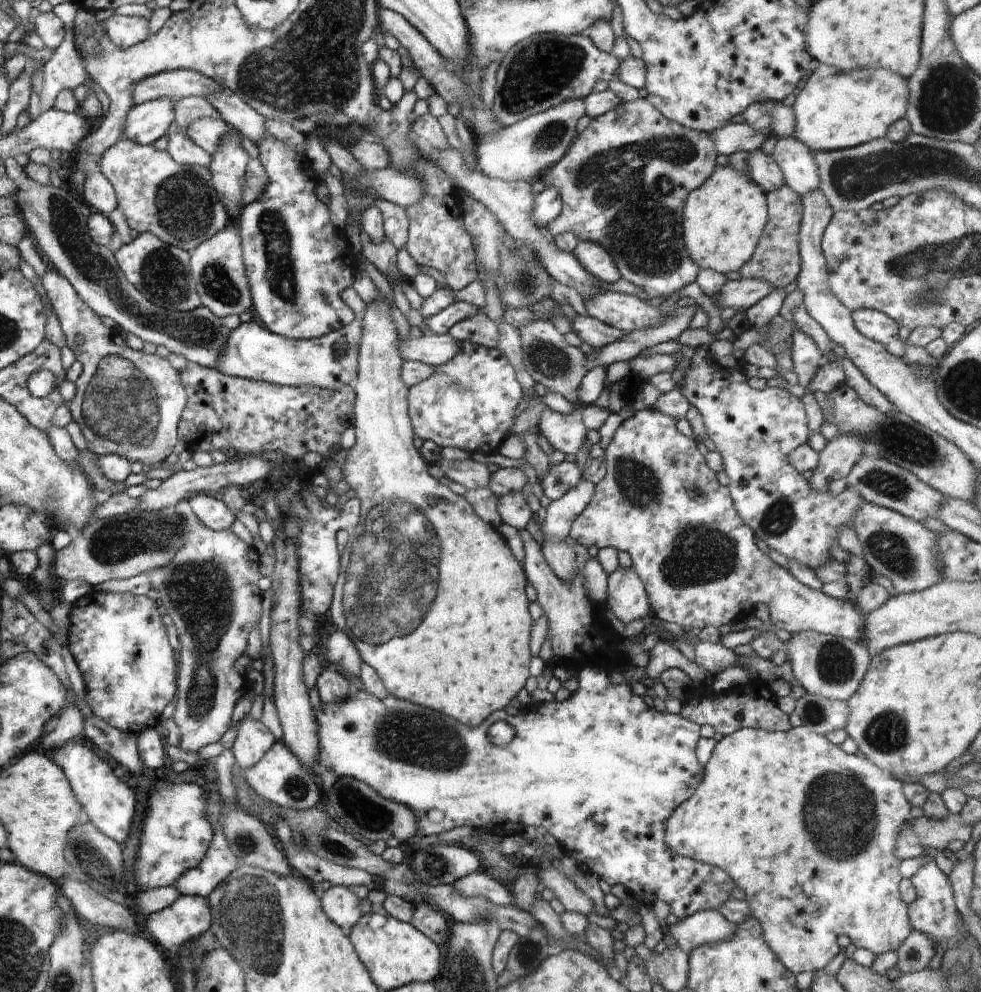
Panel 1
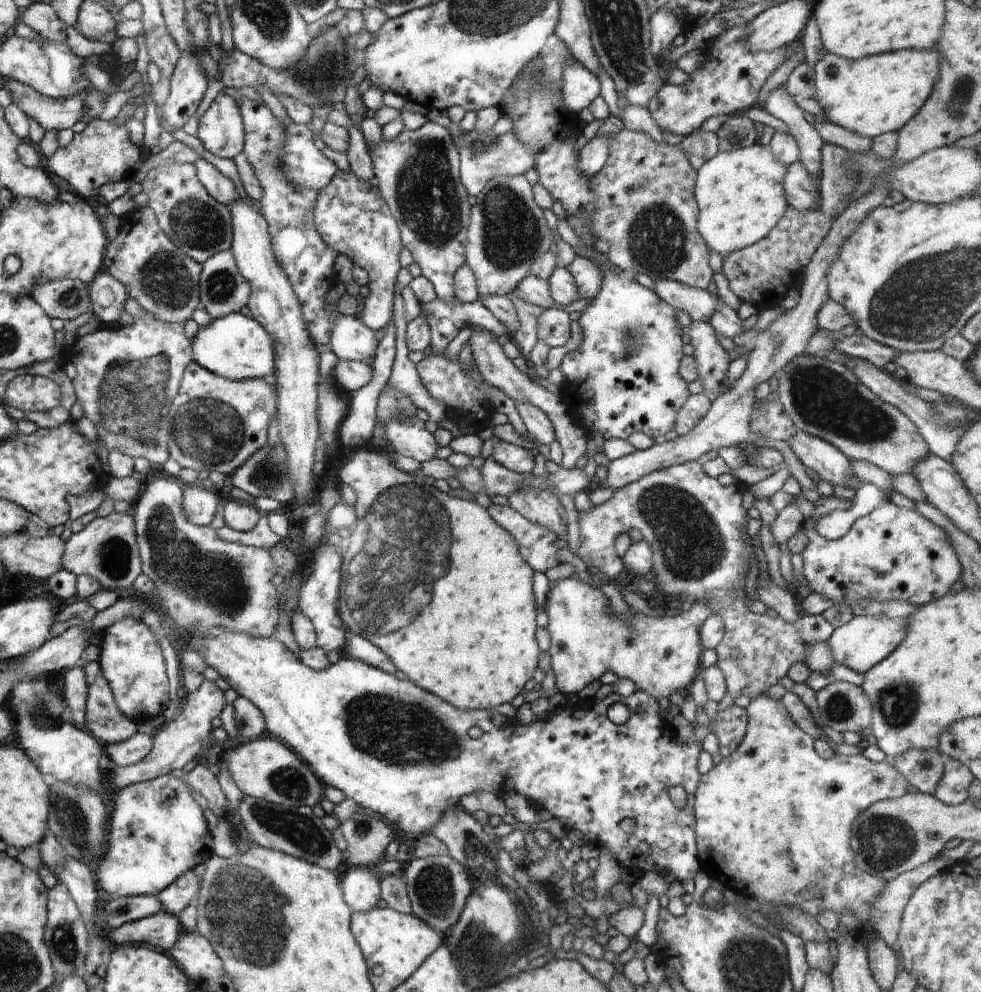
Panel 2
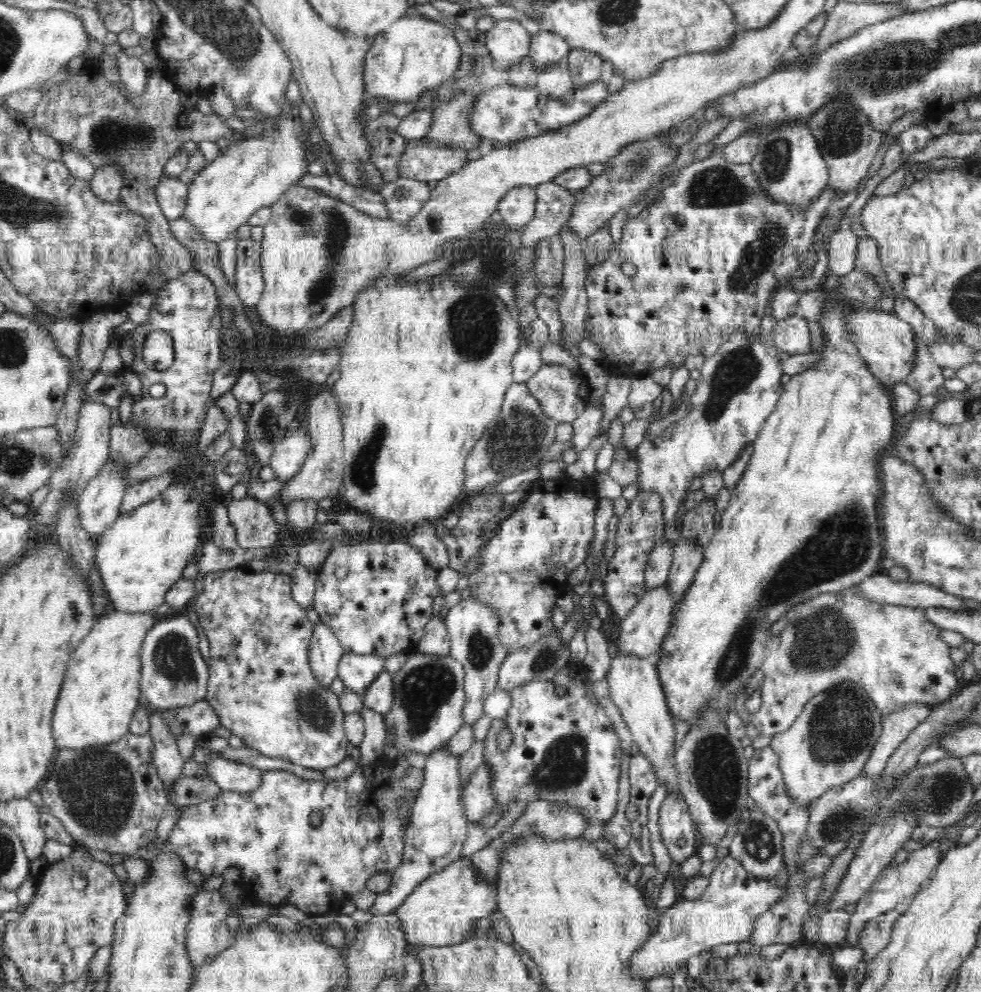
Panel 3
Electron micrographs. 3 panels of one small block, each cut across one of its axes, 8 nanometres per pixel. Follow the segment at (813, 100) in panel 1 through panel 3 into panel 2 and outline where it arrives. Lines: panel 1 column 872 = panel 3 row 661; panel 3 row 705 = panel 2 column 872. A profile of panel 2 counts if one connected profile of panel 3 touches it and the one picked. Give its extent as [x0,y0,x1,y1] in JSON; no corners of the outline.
[814,48,940,138]

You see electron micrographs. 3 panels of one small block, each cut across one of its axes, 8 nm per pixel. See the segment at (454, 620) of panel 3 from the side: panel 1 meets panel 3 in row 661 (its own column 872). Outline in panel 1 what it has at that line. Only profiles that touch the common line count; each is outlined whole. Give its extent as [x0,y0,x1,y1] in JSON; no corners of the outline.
[845,456,945,523]

